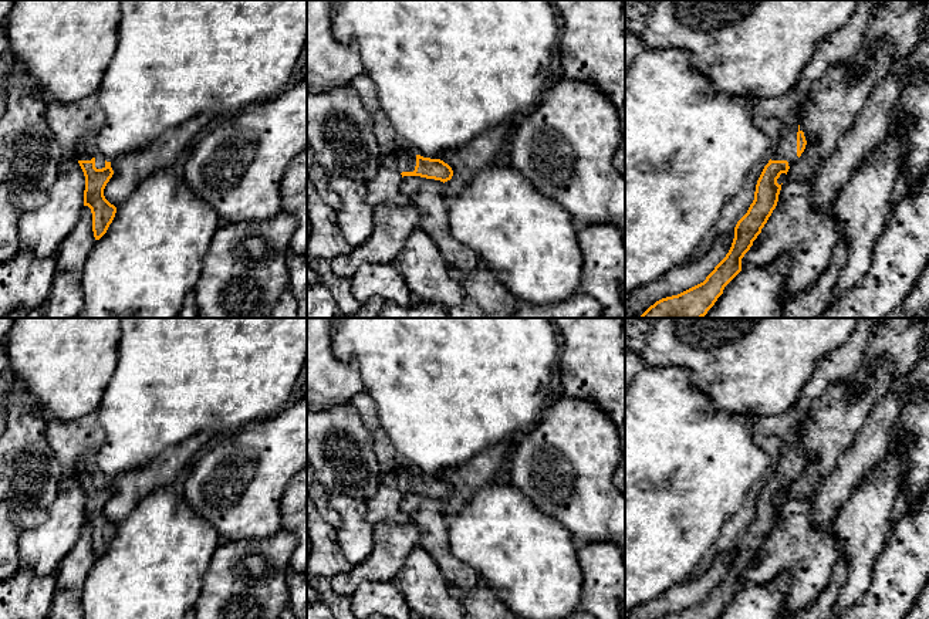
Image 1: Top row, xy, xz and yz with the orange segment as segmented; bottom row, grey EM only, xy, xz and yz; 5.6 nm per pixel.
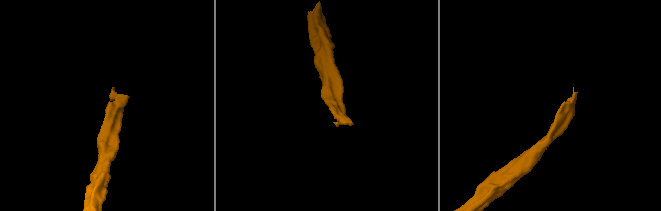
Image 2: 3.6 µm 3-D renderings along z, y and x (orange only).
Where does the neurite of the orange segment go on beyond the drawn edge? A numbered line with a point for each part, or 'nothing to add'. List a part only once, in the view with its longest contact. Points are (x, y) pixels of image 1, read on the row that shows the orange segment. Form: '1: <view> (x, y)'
1: yz (786, 149)

